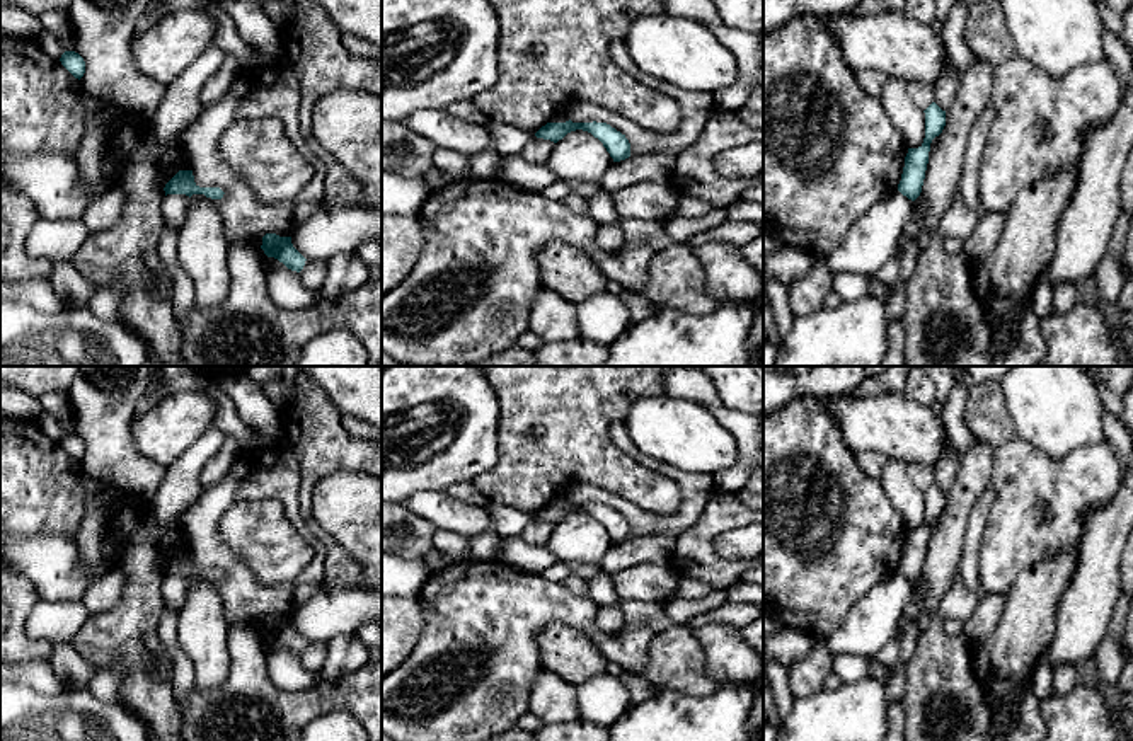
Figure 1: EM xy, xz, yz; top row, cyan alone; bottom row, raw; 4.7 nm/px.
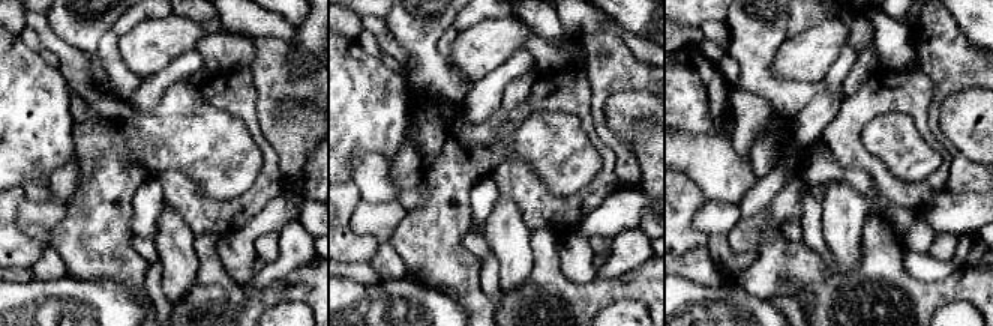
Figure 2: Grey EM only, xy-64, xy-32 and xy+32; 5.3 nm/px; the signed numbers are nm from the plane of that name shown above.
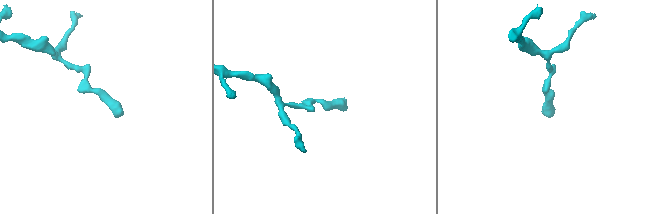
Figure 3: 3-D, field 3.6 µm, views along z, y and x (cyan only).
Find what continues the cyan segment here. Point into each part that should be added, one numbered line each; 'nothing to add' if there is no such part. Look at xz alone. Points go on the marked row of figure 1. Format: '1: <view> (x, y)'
nothing to add

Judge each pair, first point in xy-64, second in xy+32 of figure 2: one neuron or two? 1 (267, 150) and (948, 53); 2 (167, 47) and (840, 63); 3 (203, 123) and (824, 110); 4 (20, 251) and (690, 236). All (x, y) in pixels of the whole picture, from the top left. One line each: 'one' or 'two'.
1: one
2: two
3: two
4: one

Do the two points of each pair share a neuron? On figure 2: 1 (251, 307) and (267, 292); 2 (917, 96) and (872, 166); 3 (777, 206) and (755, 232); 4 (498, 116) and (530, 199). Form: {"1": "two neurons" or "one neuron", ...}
{"1": "one neuron", "2": "one neuron", "3": "one neuron", "4": "two neurons"}

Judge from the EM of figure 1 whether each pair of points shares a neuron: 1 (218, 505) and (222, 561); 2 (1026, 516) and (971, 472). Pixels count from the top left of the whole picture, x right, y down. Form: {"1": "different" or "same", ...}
{"1": "same", "2": "different"}

